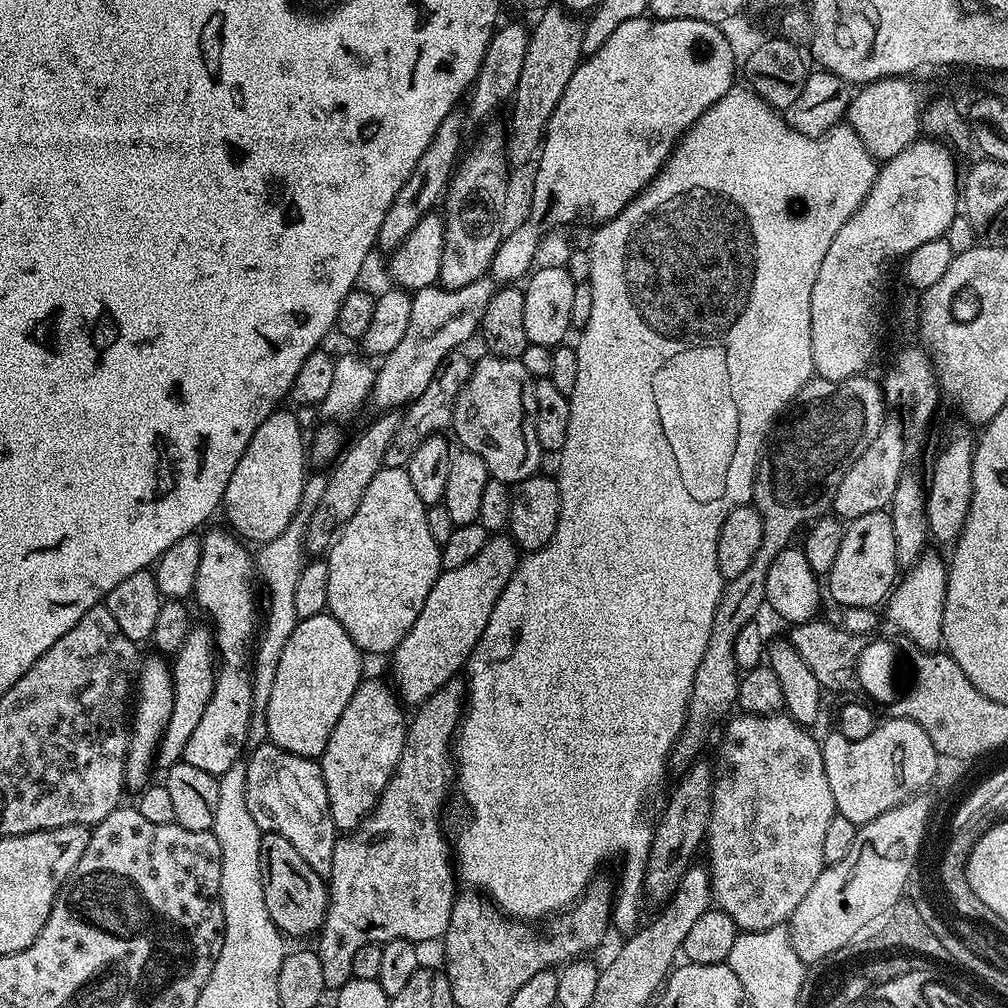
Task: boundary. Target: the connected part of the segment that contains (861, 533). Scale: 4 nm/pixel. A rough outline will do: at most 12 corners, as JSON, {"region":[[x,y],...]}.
{"region":[[887,511],[847,521],[826,577],[836,606],[875,609],[897,579]]}

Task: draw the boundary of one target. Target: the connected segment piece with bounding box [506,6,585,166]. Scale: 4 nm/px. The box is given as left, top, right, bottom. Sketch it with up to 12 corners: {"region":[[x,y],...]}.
{"region":[[549,6],[530,28],[506,123],[509,165],[541,151],[585,55],[584,24]]}

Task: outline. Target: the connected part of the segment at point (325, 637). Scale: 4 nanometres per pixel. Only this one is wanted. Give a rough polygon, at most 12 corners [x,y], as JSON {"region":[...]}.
{"region":[[327,611],[282,650],[268,740],[321,756],[365,675]]}

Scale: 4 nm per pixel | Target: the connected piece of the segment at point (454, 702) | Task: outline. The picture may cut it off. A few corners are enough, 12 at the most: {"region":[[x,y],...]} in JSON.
{"region":[[466,684],[415,709],[376,809],[334,846],[328,990],[354,954],[439,941],[458,872],[440,815]]}

